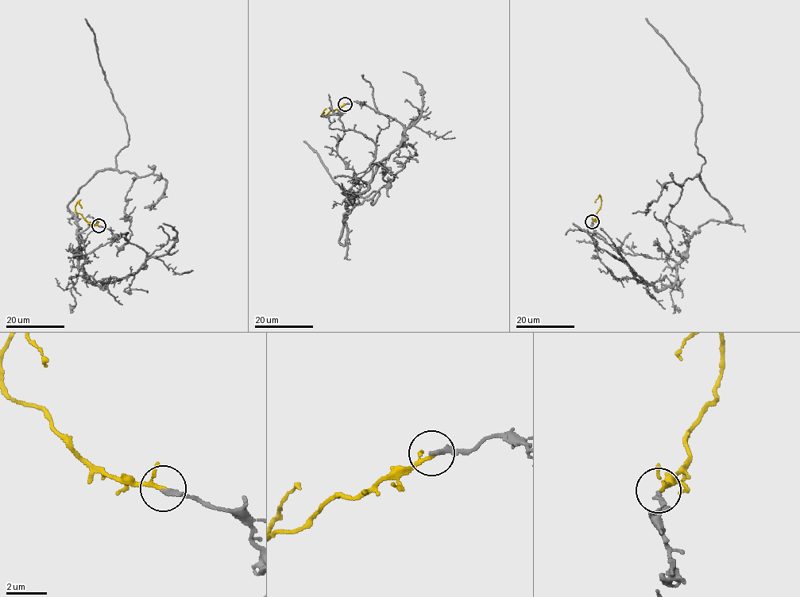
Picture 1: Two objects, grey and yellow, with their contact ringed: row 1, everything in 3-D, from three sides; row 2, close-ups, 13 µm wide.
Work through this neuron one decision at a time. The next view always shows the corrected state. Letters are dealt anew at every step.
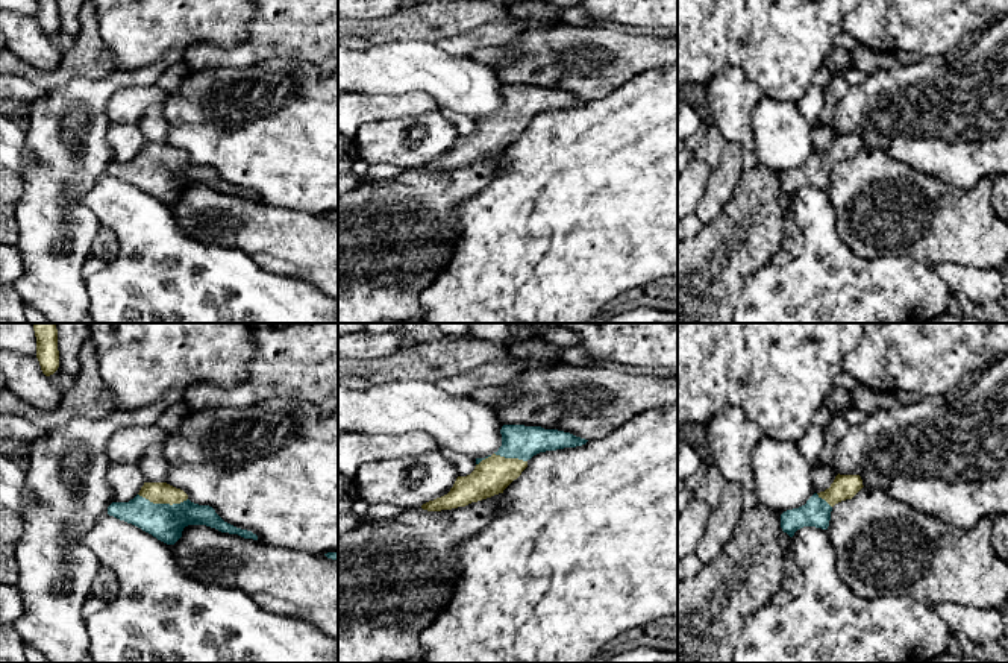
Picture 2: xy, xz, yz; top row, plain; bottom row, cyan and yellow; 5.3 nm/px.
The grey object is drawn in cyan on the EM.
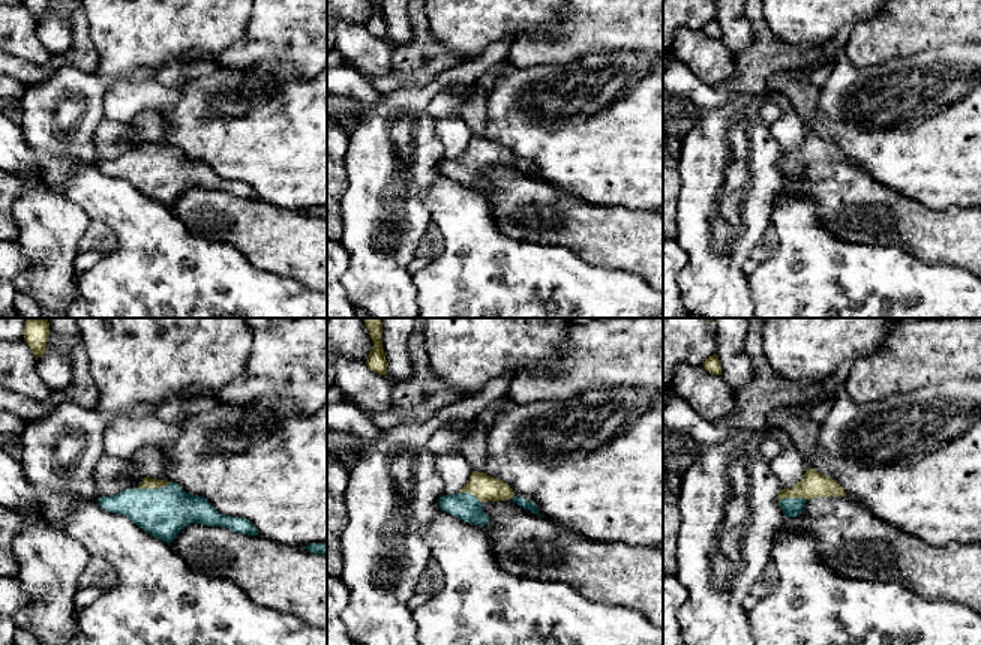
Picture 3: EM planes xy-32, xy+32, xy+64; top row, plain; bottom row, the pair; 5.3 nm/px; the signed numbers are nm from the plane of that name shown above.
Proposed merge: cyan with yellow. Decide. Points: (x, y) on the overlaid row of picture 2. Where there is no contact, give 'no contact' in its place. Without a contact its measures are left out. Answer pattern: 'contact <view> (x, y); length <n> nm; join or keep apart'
contact xy (162, 504); length 260 nm; join

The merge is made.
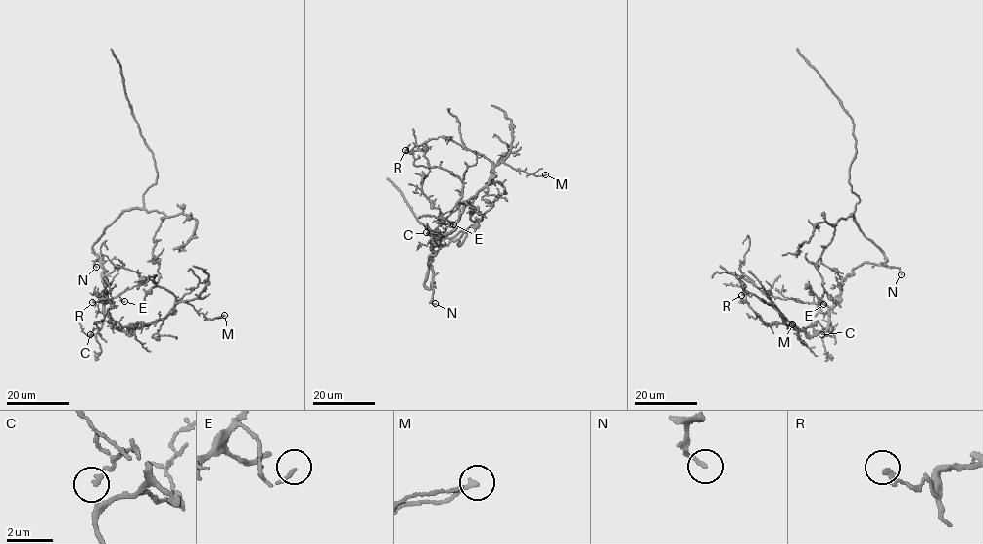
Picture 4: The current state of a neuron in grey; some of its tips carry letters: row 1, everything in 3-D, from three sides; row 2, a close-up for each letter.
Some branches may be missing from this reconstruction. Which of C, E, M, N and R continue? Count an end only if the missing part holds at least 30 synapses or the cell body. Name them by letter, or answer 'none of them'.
none of them

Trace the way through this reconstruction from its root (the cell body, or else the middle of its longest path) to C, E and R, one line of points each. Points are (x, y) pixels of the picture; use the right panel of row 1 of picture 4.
C: (867, 263), (856, 267), (842, 282), (840, 300), (829, 311), (831, 329), (821, 334)
E: (867, 263), (853, 269), (842, 282), (841, 295), (831, 307), (818, 298), (823, 304)
R: (867, 263), (856, 267), (842, 282), (827, 327), (815, 335), (781, 323), (765, 324), (741, 295)

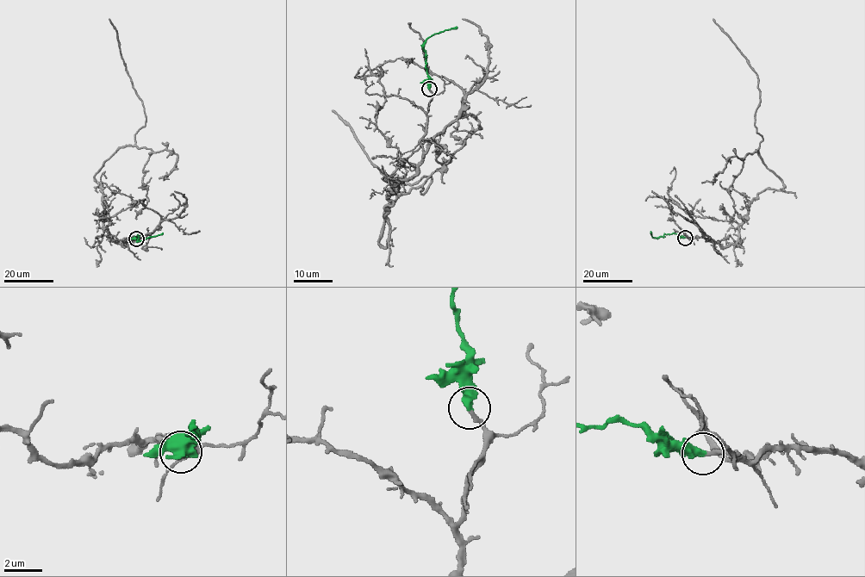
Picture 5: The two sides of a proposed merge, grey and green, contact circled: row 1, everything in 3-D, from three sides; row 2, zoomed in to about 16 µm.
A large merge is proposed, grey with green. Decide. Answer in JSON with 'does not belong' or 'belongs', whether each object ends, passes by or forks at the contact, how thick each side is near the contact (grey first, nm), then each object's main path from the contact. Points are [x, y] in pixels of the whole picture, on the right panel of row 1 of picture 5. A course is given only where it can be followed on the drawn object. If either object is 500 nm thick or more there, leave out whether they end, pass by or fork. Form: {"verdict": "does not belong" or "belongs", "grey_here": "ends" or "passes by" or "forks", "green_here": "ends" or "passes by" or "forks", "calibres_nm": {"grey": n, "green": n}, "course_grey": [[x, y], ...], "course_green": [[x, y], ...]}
{"verdict": "belongs", "grey_here": "ends", "green_here": "ends", "calibres_nm": {"grey": 200, "green": 480}, "course_grey": [[685, 238], [735, 244], [749, 203], [784, 186], [756, 151], [762, 137], [755, 125], [757, 75], [712, 18]], "course_green": [[685, 238], [671, 233], [653, 238], [650, 232]]}

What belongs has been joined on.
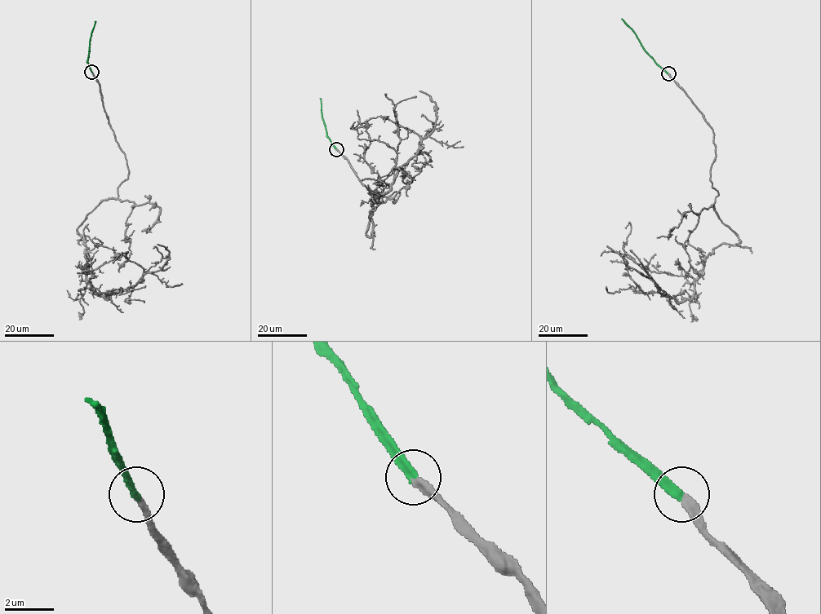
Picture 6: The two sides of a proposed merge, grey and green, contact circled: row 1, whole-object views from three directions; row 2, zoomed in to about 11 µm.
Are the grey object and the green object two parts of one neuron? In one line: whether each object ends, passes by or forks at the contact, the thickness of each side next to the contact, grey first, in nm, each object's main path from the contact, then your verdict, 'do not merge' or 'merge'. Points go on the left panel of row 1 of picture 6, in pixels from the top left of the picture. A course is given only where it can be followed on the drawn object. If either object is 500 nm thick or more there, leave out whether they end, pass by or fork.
grey ends | green ends | 300/320 nm | grey via (92, 72), (129, 173), (116, 198), (77, 228), (86, 280), (107, 298), (135, 284), (144, 270), (89, 231) | green via (92, 72), (87, 62), (95, 21) | merge

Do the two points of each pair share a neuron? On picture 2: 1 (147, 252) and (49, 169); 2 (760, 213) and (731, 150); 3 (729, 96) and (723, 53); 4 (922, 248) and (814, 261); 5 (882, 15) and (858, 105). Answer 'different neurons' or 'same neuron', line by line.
1: different neurons
2: different neurons
3: different neurons
4: different neurons
5: different neurons

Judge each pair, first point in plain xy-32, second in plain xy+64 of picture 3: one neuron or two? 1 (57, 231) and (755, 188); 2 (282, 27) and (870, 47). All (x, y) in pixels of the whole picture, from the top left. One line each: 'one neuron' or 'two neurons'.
1: one neuron
2: one neuron

